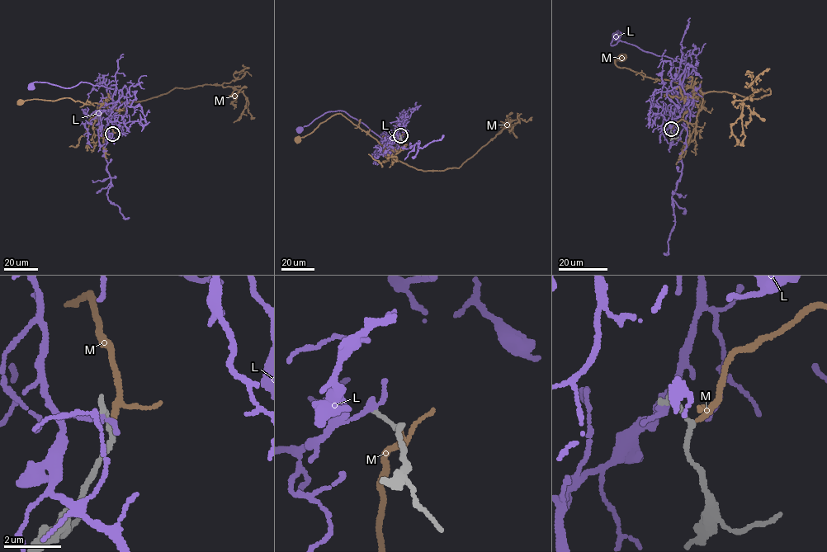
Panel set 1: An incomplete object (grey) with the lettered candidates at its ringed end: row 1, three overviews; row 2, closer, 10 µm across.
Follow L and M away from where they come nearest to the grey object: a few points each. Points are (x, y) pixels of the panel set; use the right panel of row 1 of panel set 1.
L: (668, 128), (678, 103), (680, 77), (689, 66), (619, 40), (610, 44), (618, 30), (617, 35)
M: (671, 129), (682, 119), (696, 123), (701, 92), (693, 86), (619, 67), (614, 59), (622, 58)

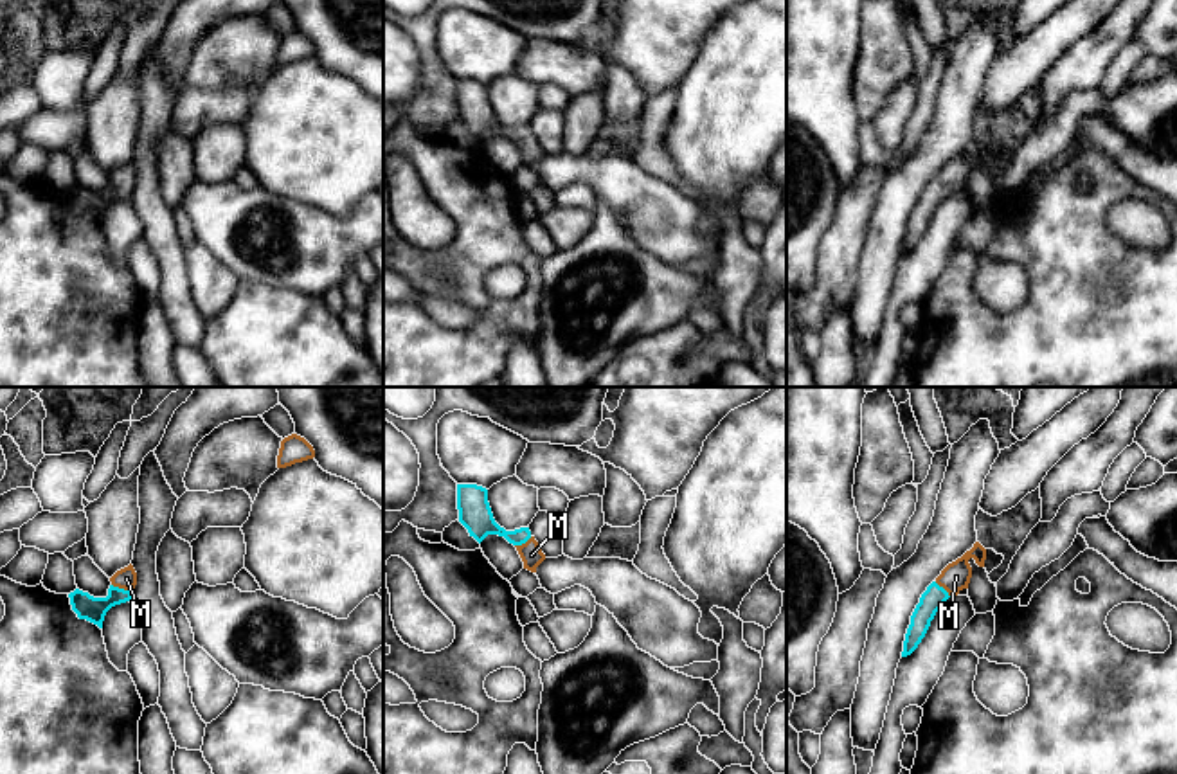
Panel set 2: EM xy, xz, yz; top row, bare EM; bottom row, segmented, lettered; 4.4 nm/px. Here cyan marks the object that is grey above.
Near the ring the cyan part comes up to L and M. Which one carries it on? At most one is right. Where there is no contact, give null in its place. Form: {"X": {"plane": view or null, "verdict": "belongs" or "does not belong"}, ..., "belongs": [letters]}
{"L": {"plane": null, "verdict": "does not belong"}, "M": {"plane": "xy", "verdict": "belongs"}, "belongs": ["M"]}

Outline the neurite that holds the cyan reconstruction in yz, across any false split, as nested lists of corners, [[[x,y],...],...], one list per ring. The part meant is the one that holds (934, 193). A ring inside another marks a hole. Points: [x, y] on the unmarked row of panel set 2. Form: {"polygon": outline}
{"polygon": [[[975,139],[970,148],[948,160],[921,191],[920,200],[911,212],[902,254],[911,252],[918,245],[941,202],[948,194],[957,193],[963,185],[968,185],[972,175],[970,155],[974,155],[979,164],[984,164],[986,146]]]}

